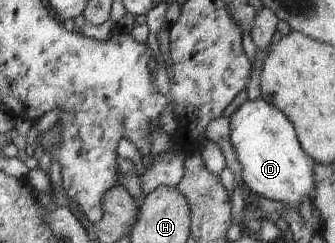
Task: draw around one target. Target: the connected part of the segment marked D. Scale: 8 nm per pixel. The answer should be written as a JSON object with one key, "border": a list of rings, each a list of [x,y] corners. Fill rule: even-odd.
{"border":[[[248,98],[239,107],[231,108],[229,141],[241,164],[242,182],[257,195],[299,208],[302,199],[311,198],[315,185],[313,166],[315,160],[300,146],[292,123],[267,100]]]}

